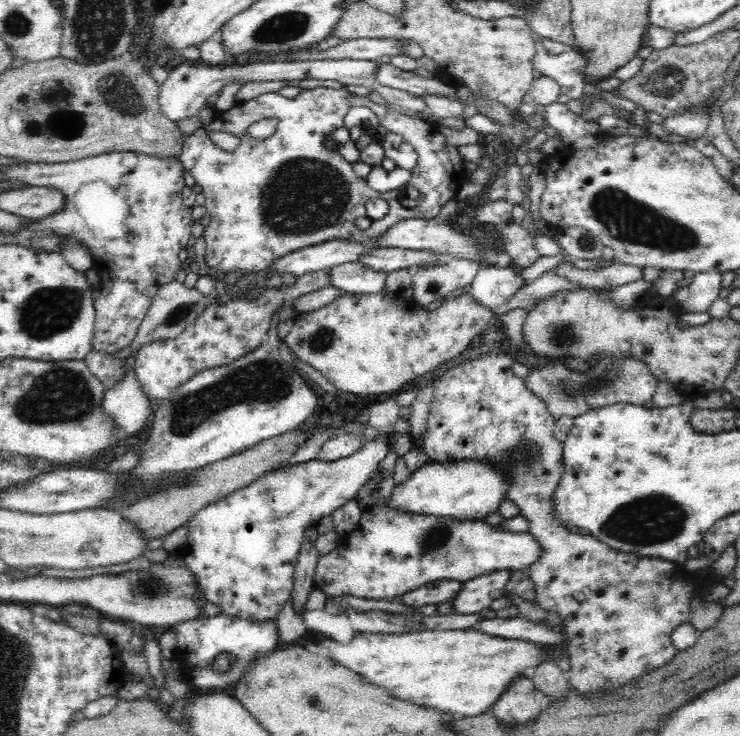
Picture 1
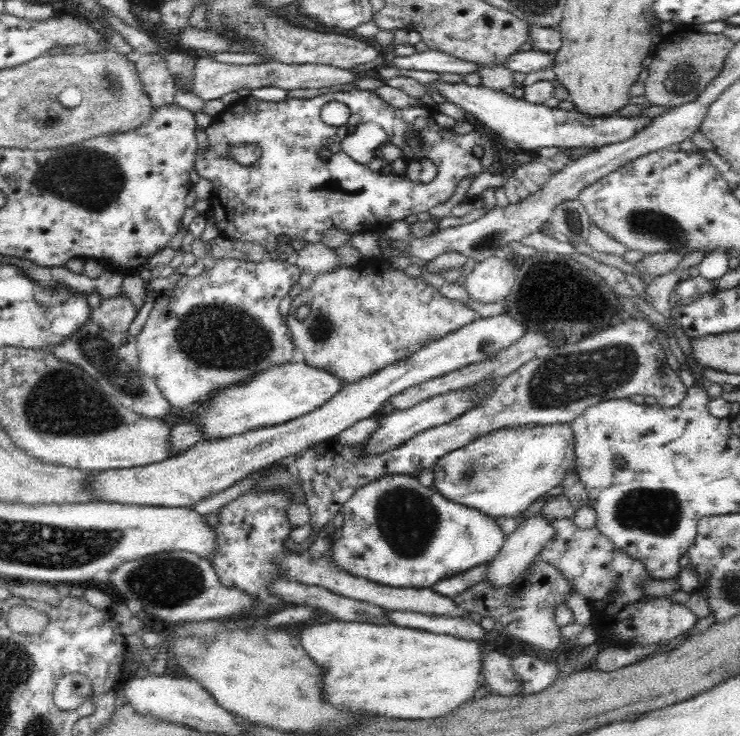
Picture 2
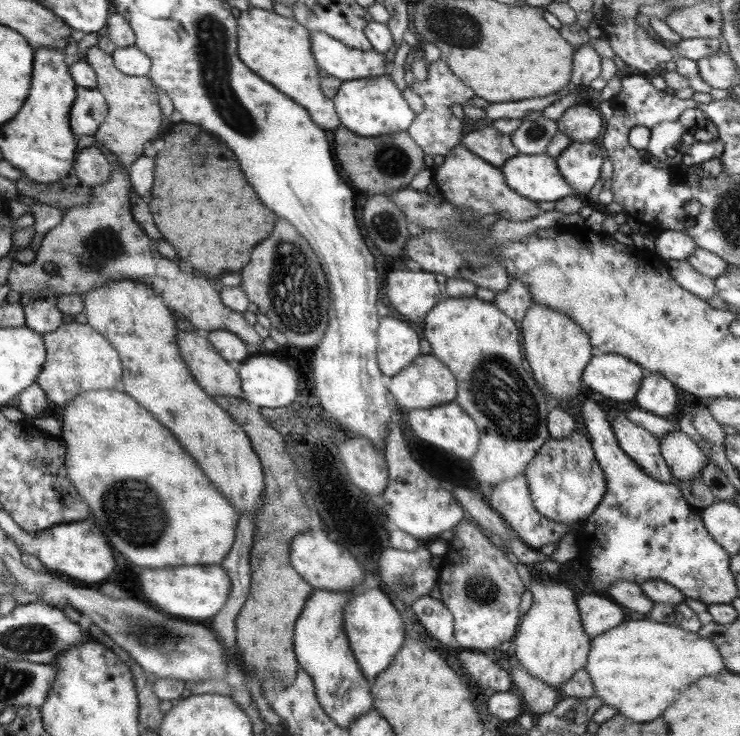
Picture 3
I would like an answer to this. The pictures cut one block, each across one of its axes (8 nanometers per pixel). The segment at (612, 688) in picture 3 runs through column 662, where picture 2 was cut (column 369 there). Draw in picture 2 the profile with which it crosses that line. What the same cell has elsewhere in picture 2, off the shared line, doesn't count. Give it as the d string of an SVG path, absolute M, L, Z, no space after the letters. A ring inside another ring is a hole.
M319 620L315 625L304 628L299 634L300 642L306 649L308 656L320 664L322 672L324 672L324 702L330 700L330 704L334 706L344 706L348 710L364 710L370 712L374 716L388 716L388 718L402 718L402 720L428 720L428 718L438 718L444 714L454 712L458 706L474 700L476 690L484 684L484 678L481 675L481 658L483 650L481 644L474 640L458 639L455 636L444 636L444 634L432 634L432 632L424 632L424 630L412 630L412 628L398 628L398 626L374 626L374 624L360 624L360 622L346 622L342 624L340 621Z

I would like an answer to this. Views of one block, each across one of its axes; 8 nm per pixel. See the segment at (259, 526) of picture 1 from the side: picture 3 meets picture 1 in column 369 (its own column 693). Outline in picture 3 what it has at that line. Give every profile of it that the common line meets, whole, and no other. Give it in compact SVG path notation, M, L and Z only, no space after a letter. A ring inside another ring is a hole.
M679 427L661 436L659 451L673 477L679 481L695 480L706 466L706 456L697 443L691 440Z

